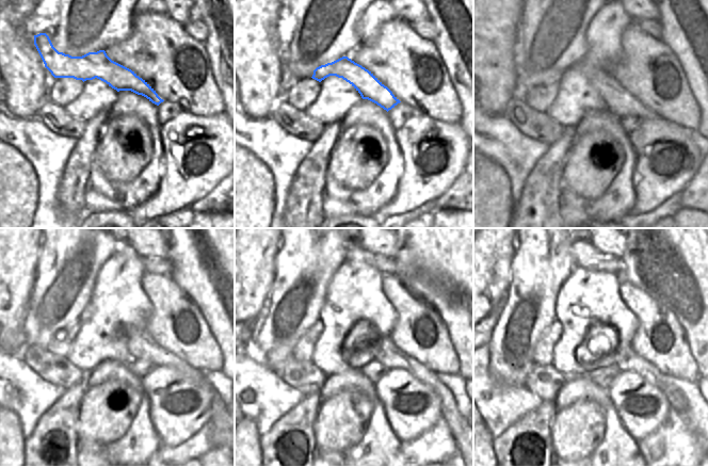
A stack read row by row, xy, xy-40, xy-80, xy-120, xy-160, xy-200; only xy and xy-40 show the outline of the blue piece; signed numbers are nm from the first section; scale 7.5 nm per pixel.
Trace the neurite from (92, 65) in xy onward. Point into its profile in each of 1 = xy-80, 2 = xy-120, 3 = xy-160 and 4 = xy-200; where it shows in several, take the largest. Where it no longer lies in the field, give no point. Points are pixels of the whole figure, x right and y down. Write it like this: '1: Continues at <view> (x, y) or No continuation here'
1: Continues at xy-80 (618, 100)
2: Continues at xy-120 (141, 345)
3: Continues at xy-160 (385, 352)
4: Continues at xy-200 (626, 358)

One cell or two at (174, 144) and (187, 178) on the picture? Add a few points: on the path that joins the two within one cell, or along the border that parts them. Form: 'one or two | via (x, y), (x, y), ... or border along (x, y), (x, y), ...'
one | via (181, 153), (183, 170)

